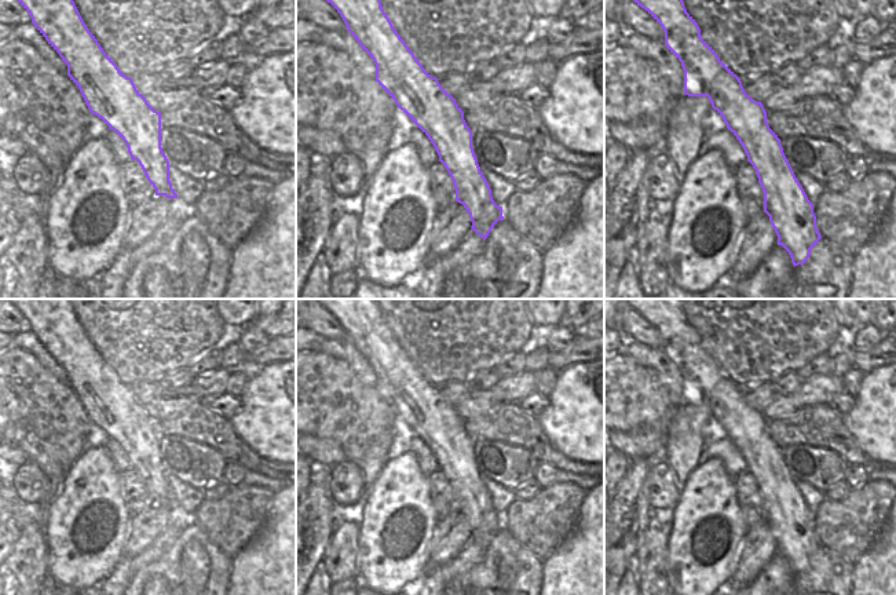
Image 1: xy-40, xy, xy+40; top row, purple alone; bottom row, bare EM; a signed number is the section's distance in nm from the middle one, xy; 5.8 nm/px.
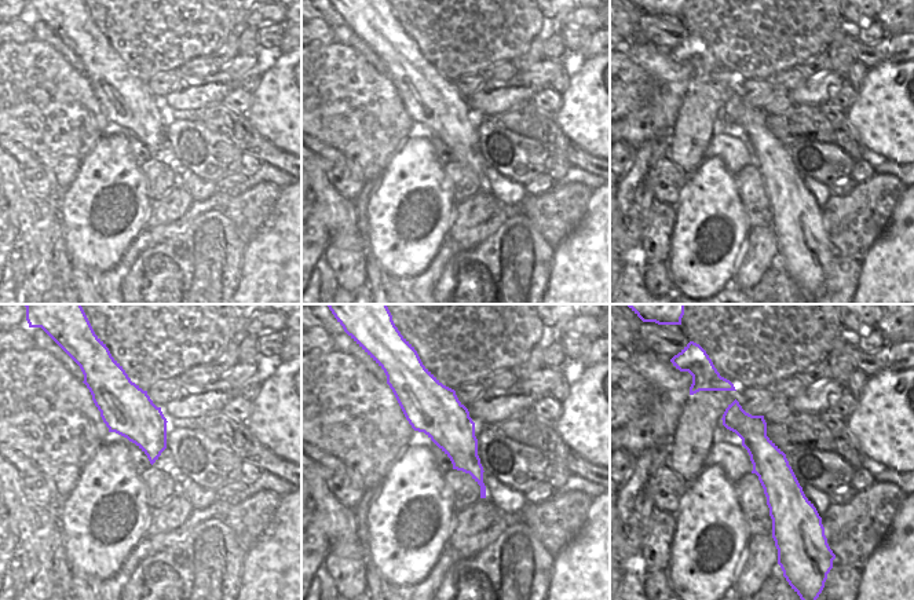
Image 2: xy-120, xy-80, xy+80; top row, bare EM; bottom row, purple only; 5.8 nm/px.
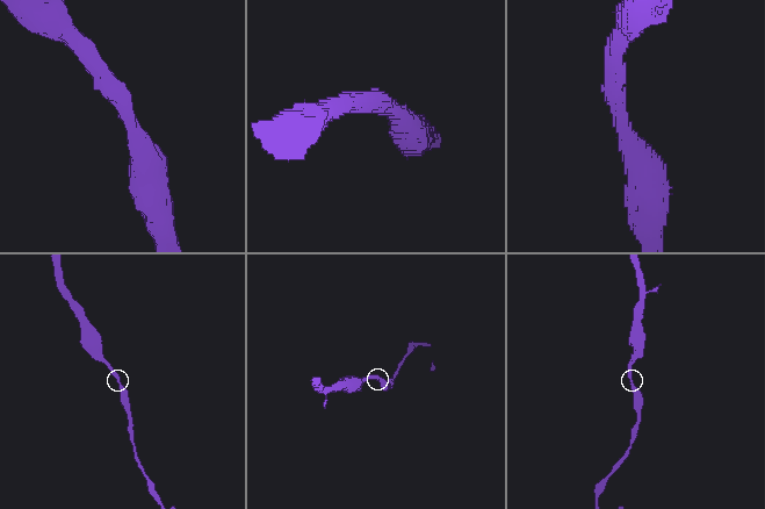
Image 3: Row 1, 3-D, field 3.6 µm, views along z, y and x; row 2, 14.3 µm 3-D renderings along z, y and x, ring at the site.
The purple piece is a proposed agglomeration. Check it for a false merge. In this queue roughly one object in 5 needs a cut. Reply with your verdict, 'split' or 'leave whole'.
leave whole

